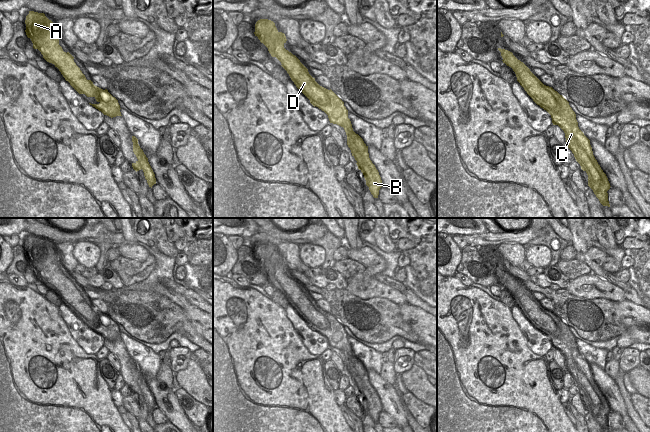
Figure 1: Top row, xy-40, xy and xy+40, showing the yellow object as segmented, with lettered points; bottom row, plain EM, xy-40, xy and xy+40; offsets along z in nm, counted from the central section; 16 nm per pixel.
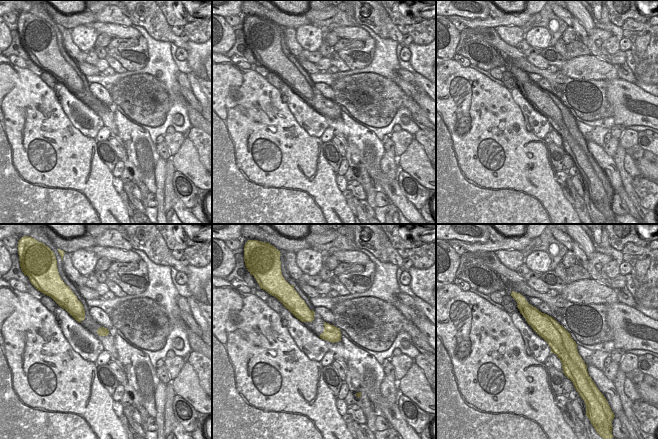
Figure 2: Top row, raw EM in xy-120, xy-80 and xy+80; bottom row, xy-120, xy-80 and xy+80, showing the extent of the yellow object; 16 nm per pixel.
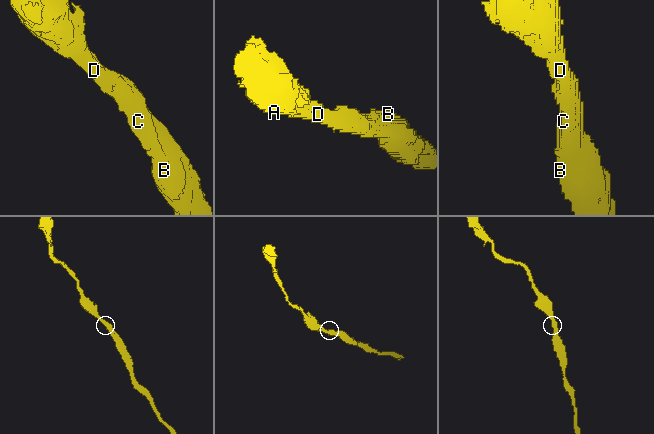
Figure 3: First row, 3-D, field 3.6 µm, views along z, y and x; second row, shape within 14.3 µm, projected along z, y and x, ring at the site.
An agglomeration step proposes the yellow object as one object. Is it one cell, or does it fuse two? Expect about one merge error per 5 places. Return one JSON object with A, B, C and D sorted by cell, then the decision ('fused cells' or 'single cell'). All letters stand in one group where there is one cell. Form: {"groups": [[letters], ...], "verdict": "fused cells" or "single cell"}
{"groups": [["A", "B", "C", "D"]], "verdict": "single cell"}

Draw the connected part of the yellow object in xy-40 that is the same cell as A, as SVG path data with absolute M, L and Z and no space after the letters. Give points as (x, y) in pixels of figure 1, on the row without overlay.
M29 235L26 240L26 259L31 263L33 272L38 273L43 282L55 289L66 305L79 317L94 321L97 328L91 328L104 339L111 342L122 340L118 324L107 313L103 314L87 304L74 286L69 276L64 276L59 269L59 257L55 249L44 237Z

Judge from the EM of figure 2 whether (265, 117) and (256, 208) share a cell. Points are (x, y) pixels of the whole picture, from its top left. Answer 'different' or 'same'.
same

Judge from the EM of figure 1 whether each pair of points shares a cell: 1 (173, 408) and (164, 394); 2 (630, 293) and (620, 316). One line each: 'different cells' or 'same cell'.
1: same cell
2: different cells

